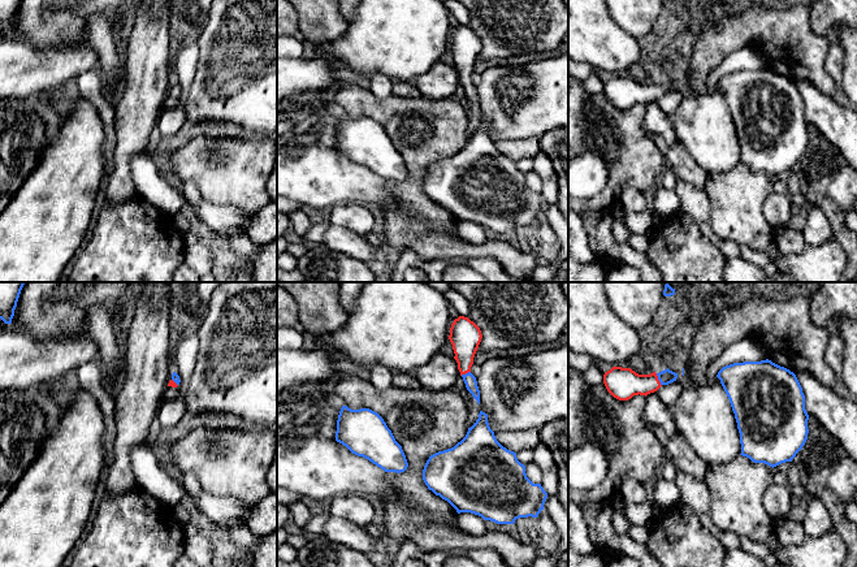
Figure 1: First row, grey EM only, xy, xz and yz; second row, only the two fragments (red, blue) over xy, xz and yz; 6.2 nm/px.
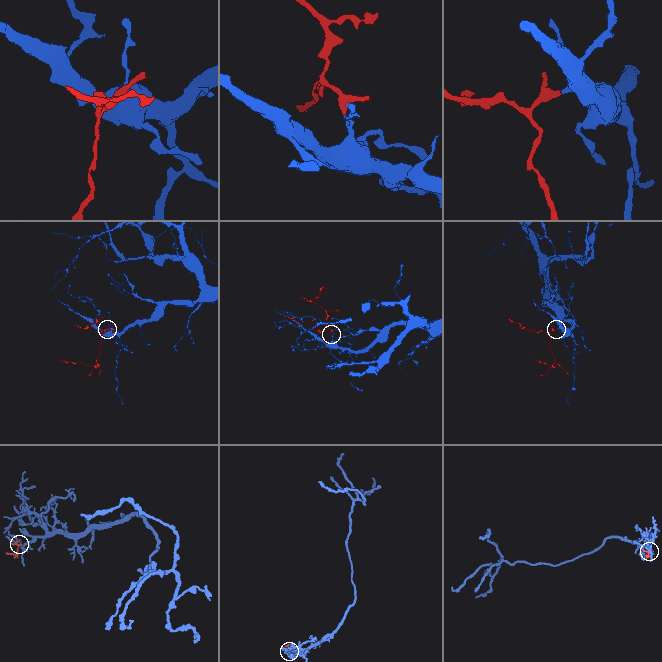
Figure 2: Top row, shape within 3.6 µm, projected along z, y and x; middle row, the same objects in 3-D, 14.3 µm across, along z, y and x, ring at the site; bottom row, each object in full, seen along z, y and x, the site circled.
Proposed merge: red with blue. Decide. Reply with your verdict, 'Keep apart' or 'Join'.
Join

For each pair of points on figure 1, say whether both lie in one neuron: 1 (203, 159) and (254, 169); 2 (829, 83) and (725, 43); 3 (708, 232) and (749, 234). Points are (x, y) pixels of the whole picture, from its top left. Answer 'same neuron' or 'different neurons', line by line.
1: same neuron
2: same neuron
3: different neurons

